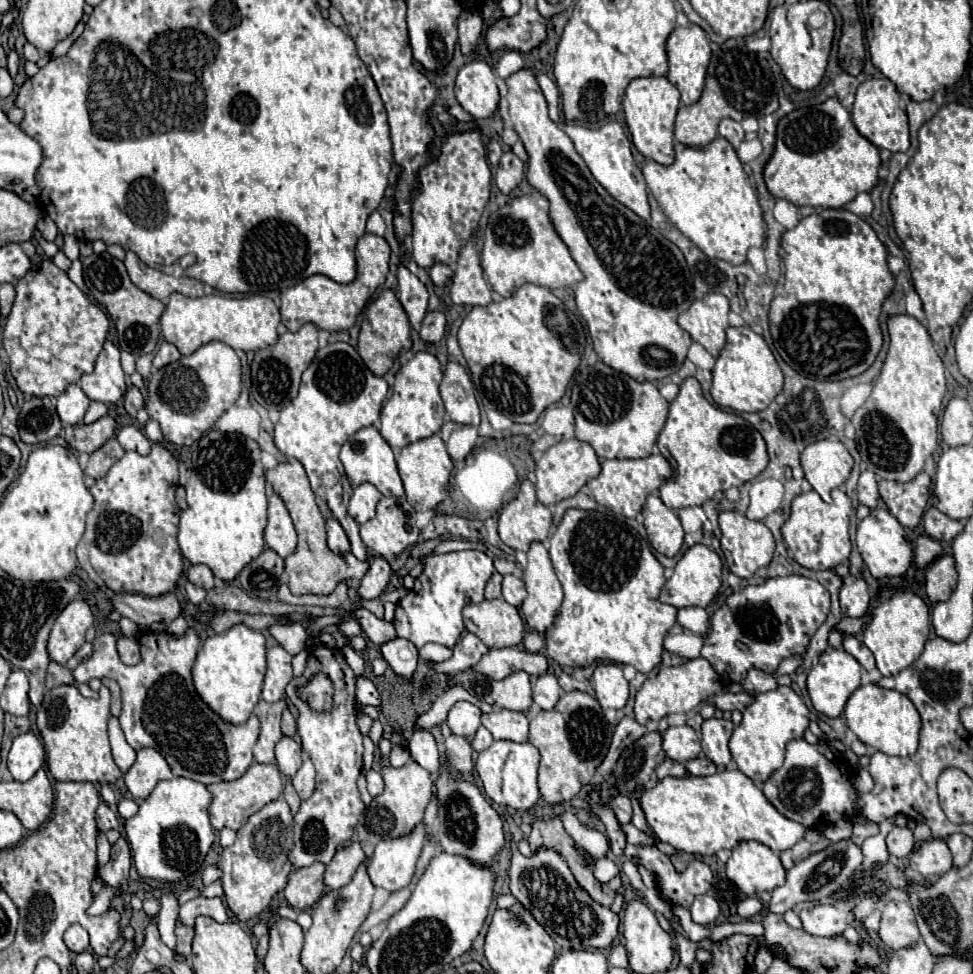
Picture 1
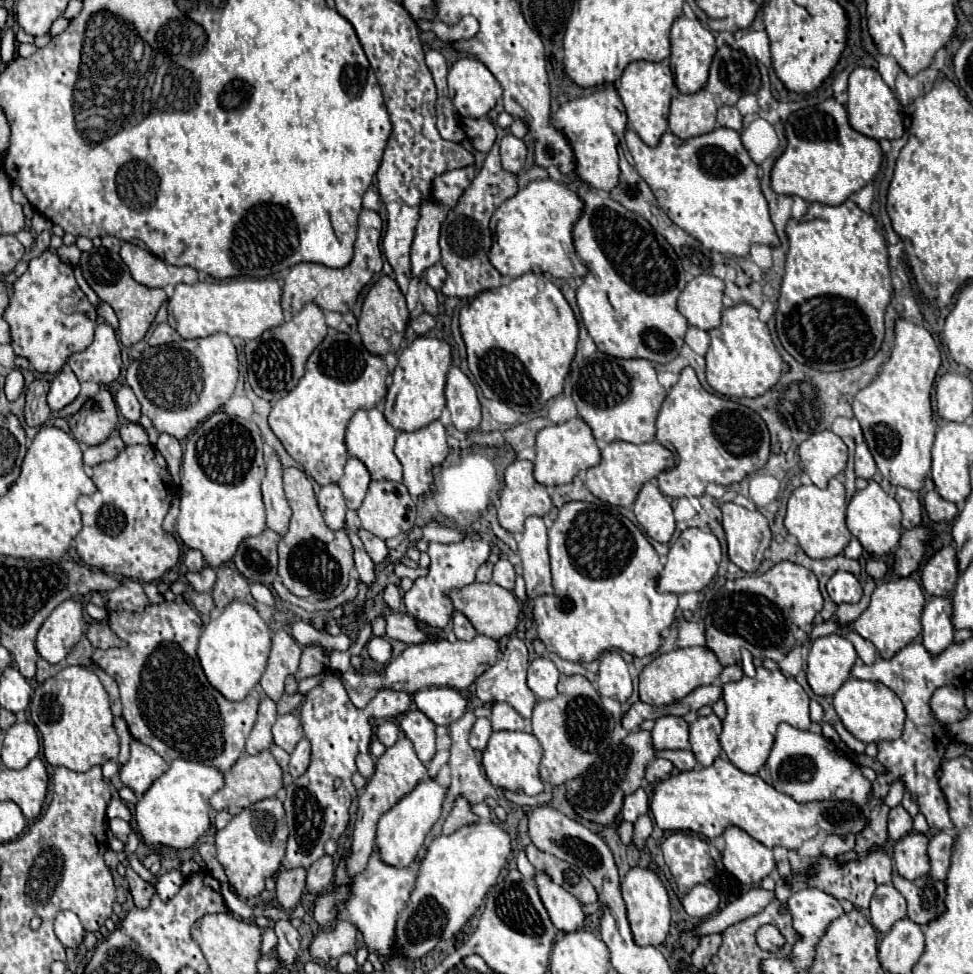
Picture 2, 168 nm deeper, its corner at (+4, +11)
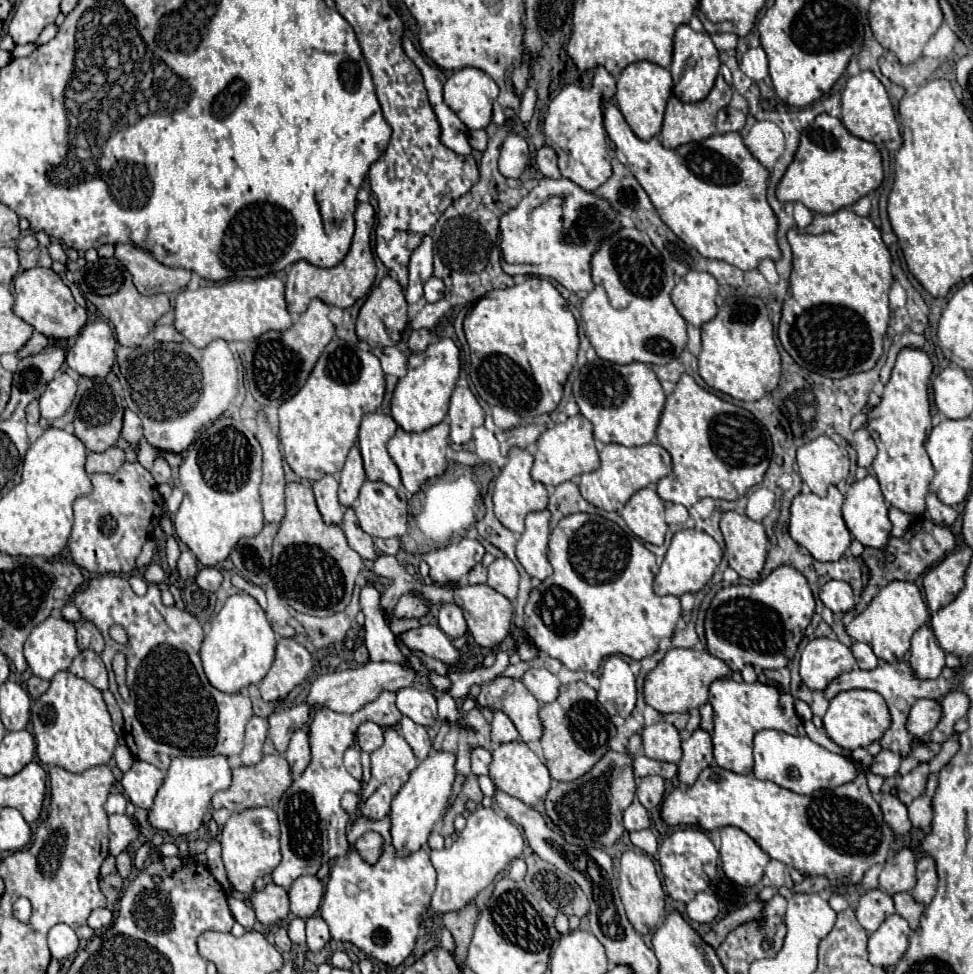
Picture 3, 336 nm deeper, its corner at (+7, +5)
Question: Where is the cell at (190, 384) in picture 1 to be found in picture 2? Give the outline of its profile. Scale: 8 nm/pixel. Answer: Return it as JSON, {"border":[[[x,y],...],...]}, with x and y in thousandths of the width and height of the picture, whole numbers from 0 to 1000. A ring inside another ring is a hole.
{"border":[[[221,342],[211,348],[186,348],[184,352],[170,352],[163,356],[149,356],[145,360],[145,369],[137,369],[128,381],[128,391],[141,406],[145,414],[145,424],[151,426],[163,445],[172,445],[182,449],[184,453],[190,451],[207,432],[215,426],[229,420],[244,395],[244,360],[233,342]]]}

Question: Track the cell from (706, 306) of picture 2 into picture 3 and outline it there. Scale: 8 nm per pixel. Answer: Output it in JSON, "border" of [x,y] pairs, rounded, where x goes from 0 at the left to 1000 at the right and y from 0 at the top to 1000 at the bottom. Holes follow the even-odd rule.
{"border":[[[709,278],[691,297],[691,311],[705,332],[721,336],[736,325],[738,291],[730,280]]]}

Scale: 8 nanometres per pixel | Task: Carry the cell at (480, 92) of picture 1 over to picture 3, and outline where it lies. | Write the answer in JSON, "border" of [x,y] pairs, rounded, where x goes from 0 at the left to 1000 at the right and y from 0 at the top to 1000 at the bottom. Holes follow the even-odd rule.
{"border":[[[477,69],[467,73],[456,85],[456,104],[481,132],[497,132],[506,122],[506,106],[512,100],[512,87],[493,71]]]}

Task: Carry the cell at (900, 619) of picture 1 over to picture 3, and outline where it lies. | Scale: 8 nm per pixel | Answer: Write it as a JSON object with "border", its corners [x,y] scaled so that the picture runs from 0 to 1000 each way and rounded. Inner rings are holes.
{"border":[[[917,597],[906,603],[900,613],[892,619],[892,623],[869,642],[869,650],[880,658],[892,660],[904,679],[915,681],[927,677],[933,670],[939,648],[946,646],[946,642],[950,642],[952,638],[954,625],[946,605],[933,597]]]}

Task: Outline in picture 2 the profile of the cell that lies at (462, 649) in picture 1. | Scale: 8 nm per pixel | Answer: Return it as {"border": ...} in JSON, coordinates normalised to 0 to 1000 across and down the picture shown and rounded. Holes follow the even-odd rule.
{"border":[[[472,627],[466,629],[466,650],[468,650],[470,656],[474,656],[474,658],[484,658],[484,656],[490,652],[488,644],[484,642],[484,638],[482,638],[476,629],[472,629]]]}

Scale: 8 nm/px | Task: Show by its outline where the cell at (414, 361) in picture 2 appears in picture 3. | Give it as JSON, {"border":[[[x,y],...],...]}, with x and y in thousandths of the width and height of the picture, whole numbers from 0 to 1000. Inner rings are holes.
{"border":[[[452,348],[434,362],[423,362],[419,369],[419,383],[405,399],[401,426],[419,445],[432,445],[444,436],[450,436],[460,424],[460,412],[473,385],[473,360],[465,348]]]}

